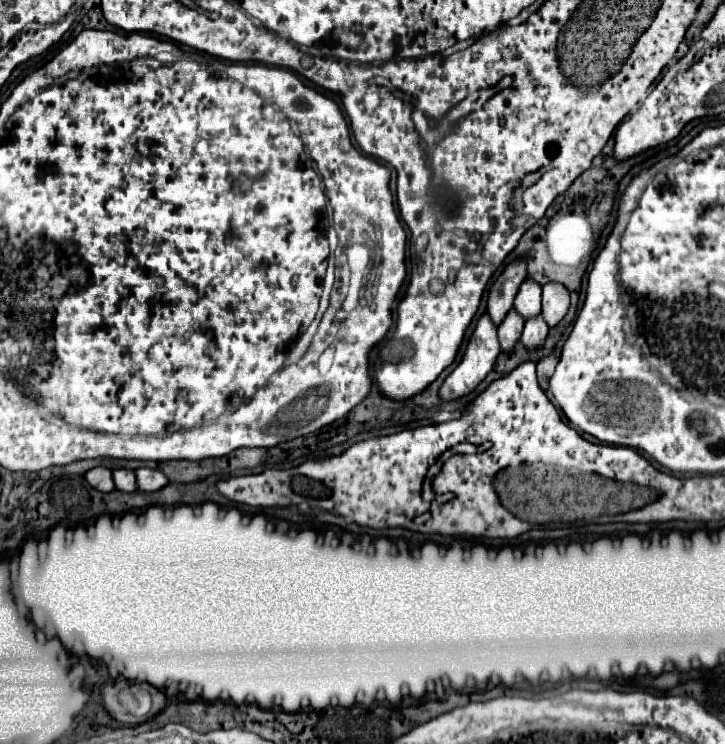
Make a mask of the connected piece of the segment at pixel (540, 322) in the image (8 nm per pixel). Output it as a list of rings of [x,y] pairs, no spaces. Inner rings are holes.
[[[539,313],[539,315],[535,315],[535,317],[531,317],[531,319],[525,321],[521,341],[523,341],[523,345],[525,345],[527,349],[537,349],[537,347],[545,341],[547,331],[549,331],[549,327],[547,327],[543,315]]]

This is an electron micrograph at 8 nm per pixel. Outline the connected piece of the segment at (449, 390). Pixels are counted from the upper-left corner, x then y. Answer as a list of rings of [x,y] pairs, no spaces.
[[[485,311],[479,317],[473,335],[469,337],[463,359],[441,385],[439,389],[441,399],[449,401],[471,393],[479,385],[479,381],[483,381],[485,375],[491,371],[499,351],[501,347],[497,339],[497,325],[491,321],[489,313]]]

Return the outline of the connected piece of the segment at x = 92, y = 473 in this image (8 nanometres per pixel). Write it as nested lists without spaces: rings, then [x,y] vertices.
[[[93,467],[85,473],[85,479],[91,487],[95,487],[97,491],[103,491],[103,493],[109,493],[115,489],[113,485],[113,479],[111,479],[111,469],[107,467]]]

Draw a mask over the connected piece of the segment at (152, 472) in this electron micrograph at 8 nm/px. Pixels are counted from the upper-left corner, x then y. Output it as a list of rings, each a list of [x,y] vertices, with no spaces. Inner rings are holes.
[[[135,469],[139,491],[159,491],[167,485],[167,477],[157,469]]]

